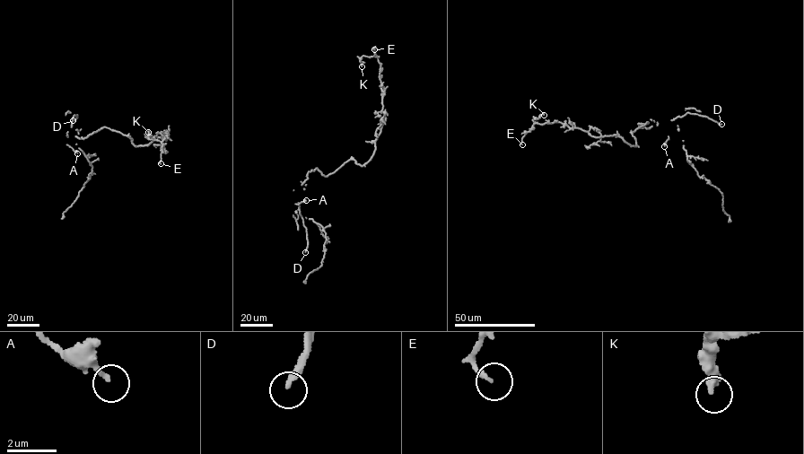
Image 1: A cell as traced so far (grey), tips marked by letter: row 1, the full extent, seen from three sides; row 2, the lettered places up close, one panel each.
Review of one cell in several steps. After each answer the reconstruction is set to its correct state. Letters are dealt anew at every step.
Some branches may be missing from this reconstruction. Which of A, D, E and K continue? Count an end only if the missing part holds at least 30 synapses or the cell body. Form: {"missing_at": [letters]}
{"missing_at": ["D"]}

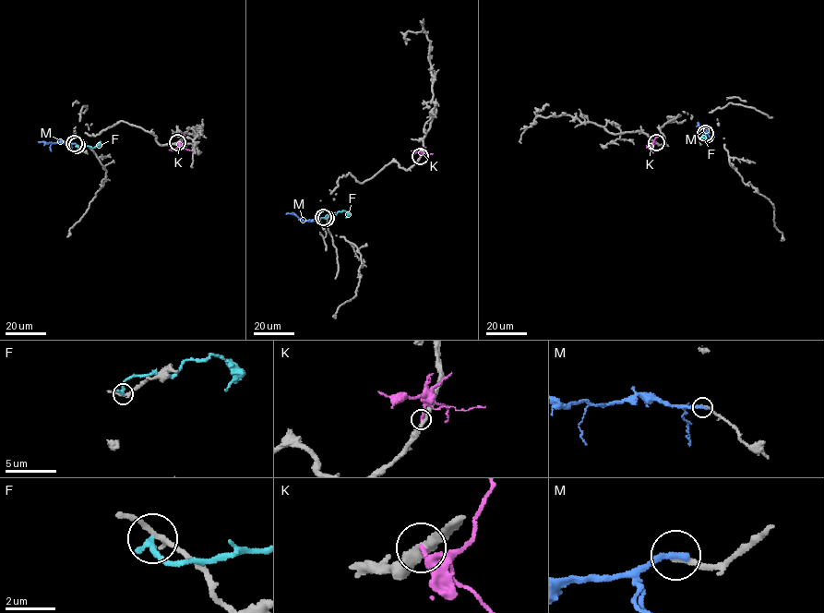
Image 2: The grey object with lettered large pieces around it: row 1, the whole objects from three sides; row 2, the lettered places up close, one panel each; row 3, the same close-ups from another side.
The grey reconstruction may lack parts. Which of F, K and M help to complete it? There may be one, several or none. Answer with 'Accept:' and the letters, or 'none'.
Accept: none

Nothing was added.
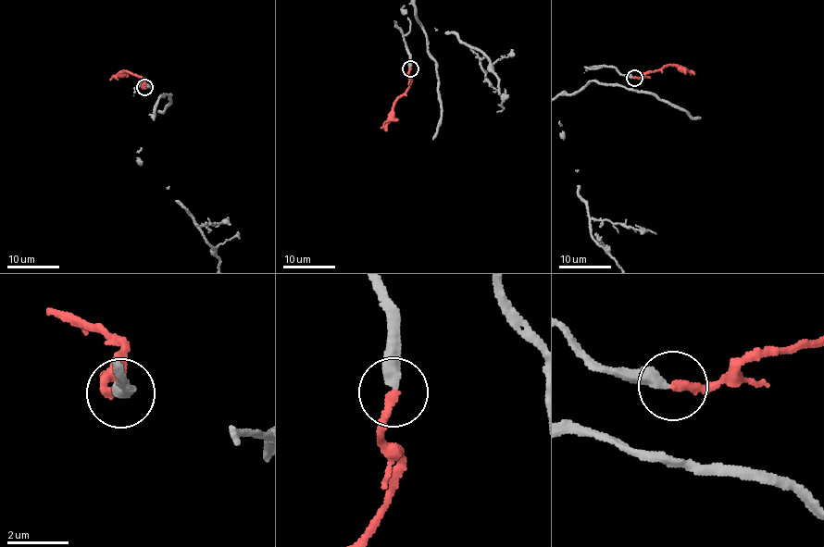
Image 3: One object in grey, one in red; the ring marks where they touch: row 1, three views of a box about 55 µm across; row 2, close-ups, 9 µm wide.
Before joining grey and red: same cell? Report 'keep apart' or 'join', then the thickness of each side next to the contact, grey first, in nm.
join | 400/240 nm

